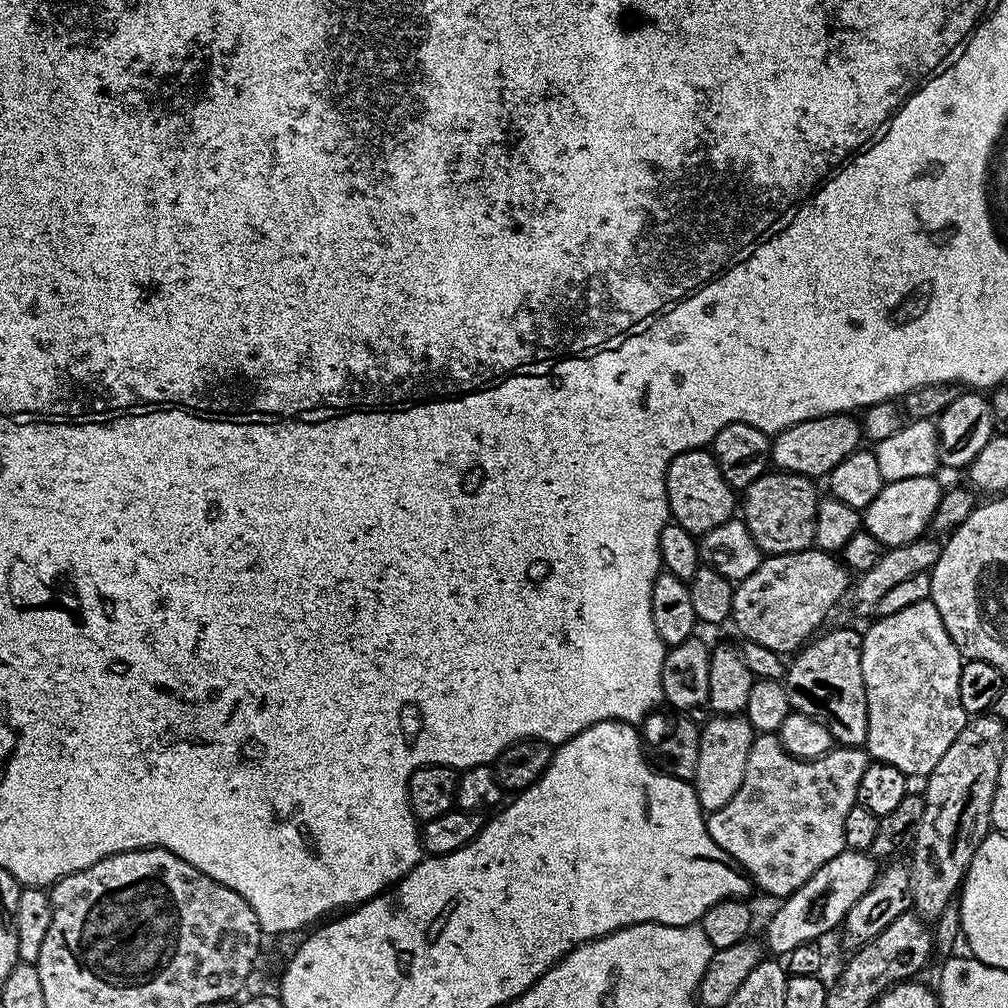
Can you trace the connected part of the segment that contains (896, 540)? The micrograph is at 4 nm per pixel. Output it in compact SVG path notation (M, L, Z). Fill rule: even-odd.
M930 475L887 481L878 498L874 498L874 502L870 502L870 506L863 509L863 531L874 534L874 538L878 538L878 542L882 542L885 549L897 548L921 539L929 531L934 510L938 510L942 485L936 479L935 475Z

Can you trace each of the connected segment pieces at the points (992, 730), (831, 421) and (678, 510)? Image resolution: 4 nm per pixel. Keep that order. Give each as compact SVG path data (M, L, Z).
M976 714L969 718L962 726L962 730L958 734L958 738L954 738L954 742L950 742L950 750L946 750L946 754L942 754L942 759L938 762L938 766L934 766L934 770L928 773L923 781L924 789L922 795L924 797L924 805L926 810L922 813L922 823L918 826L918 838L914 838L910 849L910 857L912 856L912 864L910 863L910 871L912 874L912 895L910 897L911 907L924 920L935 922L942 912L946 910L946 906L950 906L957 899L958 893L964 882L964 875L968 872L970 862L974 858L974 854L978 850L978 846L988 836L990 825L992 822L992 803L994 802L994 790L998 786L998 770L1000 769L1000 747L1006 742L1004 736L1005 721L999 720L998 717L991 714Z
M836 412L832 416L819 416L806 422L798 422L785 432L775 433L772 440L771 463L785 472L824 478L830 470L834 470L834 466L838 466L838 462L842 462L842 458L856 451L861 444L861 421L847 412Z
M691 448L670 462L666 470L666 498L671 519L694 534L709 532L733 519L732 507L738 504L737 493L722 478L722 470L718 470L711 451L704 448Z

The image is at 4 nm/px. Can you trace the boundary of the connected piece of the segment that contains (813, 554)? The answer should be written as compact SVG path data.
M813 546L801 552L778 554L777 556L765 555L761 559L758 570L754 570L754 574L750 574L750 578L739 581L735 585L731 623L736 624L736 628L741 632L744 640L758 642L758 646L766 646L766 650L792 654L817 631L815 628L827 618L828 611L839 600L841 603L847 597L849 587L848 565L837 559L831 552L822 552Z

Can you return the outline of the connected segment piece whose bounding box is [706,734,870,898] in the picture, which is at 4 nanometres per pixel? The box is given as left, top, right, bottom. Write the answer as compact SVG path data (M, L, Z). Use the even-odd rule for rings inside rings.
M760 734L750 746L750 758L746 758L746 778L738 786L738 794L716 812L707 813L710 838L730 854L747 872L753 885L775 898L789 896L798 890L819 868L826 866L830 858L845 851L842 830L846 814L857 804L858 782L866 774L870 757L860 746L836 746L816 760L795 760L782 746L779 735Z

